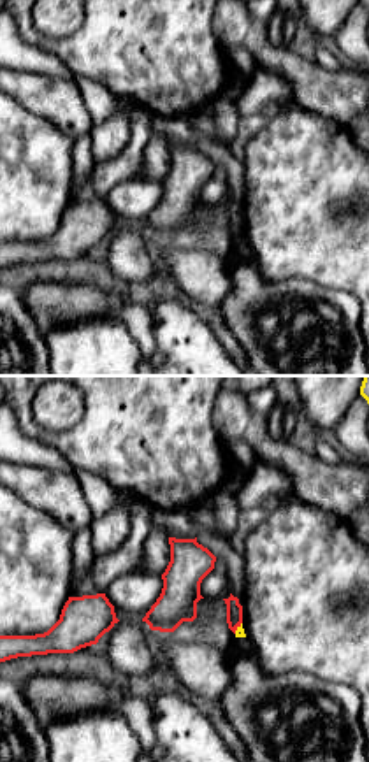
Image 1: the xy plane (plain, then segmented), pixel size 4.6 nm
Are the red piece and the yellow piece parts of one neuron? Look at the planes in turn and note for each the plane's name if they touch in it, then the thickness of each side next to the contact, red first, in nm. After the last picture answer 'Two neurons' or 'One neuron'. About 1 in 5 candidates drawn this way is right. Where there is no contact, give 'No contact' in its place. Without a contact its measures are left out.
Touches red in xy. Thickness 80 nm (red) against 50 nm

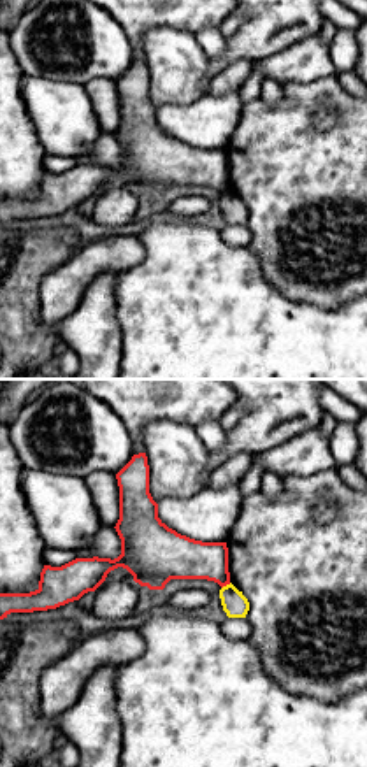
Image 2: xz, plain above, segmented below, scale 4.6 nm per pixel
Touches red in xz. Thickness 200 nm (red) against 110 nm

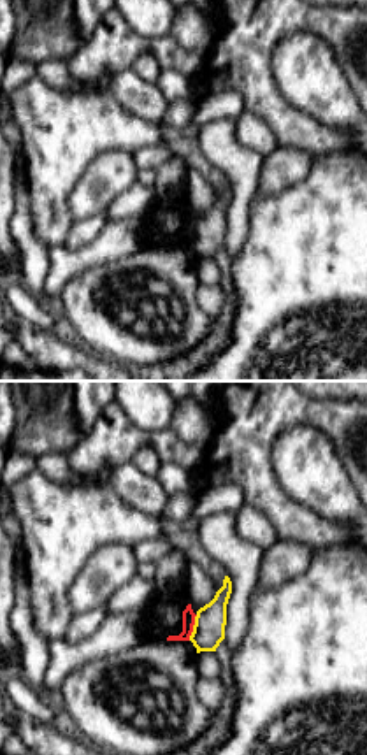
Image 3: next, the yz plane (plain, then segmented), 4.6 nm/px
Touches red in yz. Thickness 60 nm (red) against 140 nm

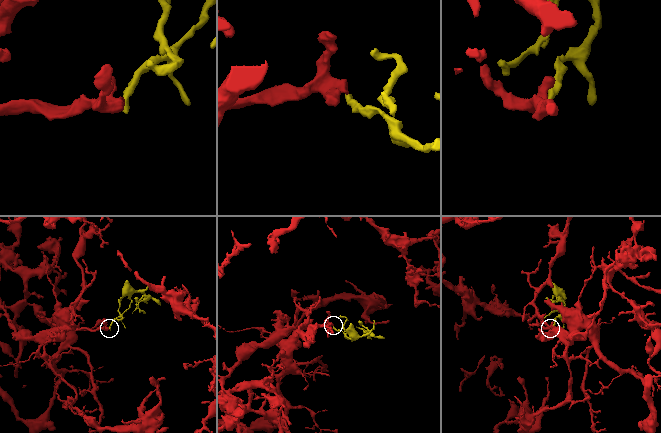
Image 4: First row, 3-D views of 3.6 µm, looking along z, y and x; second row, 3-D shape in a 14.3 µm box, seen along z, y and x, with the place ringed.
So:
Two neurons

